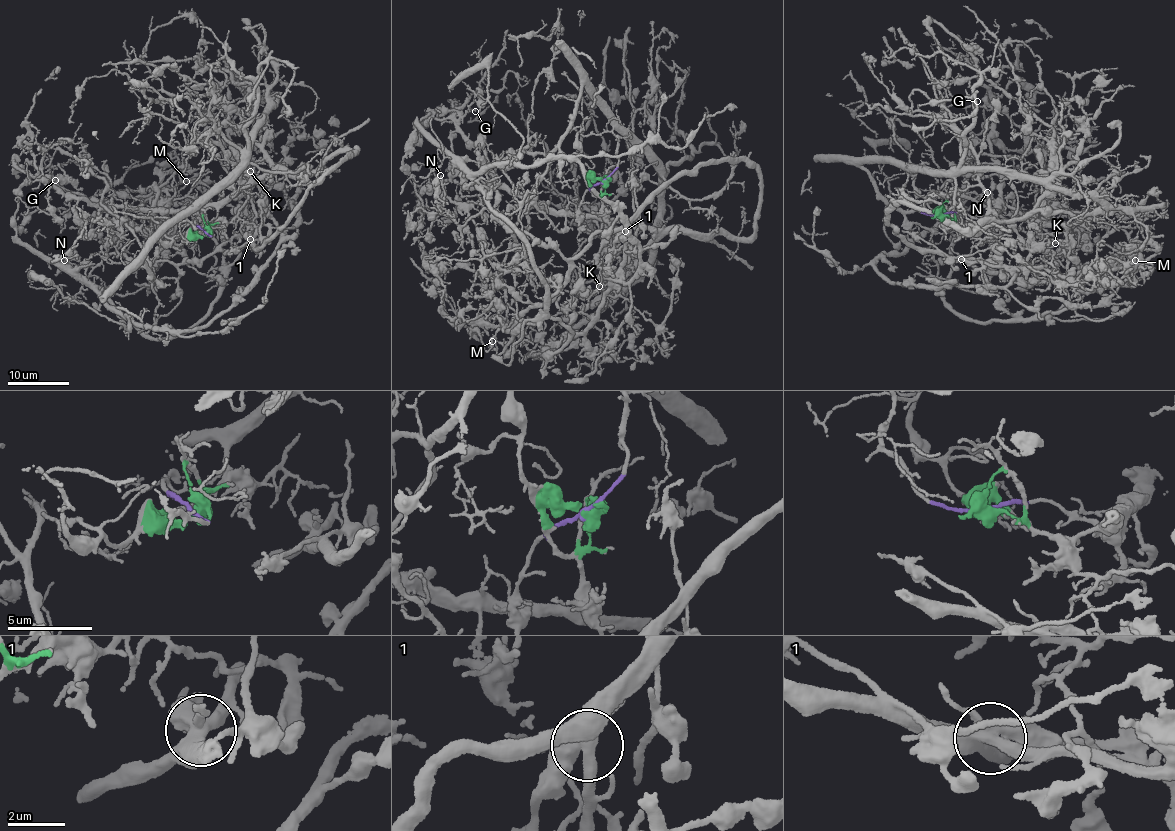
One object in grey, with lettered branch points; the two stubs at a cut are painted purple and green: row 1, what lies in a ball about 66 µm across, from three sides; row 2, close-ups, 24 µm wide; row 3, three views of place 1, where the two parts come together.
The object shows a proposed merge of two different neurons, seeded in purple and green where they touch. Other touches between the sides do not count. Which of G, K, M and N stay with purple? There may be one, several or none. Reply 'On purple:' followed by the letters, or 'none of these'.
On purple: none of these

